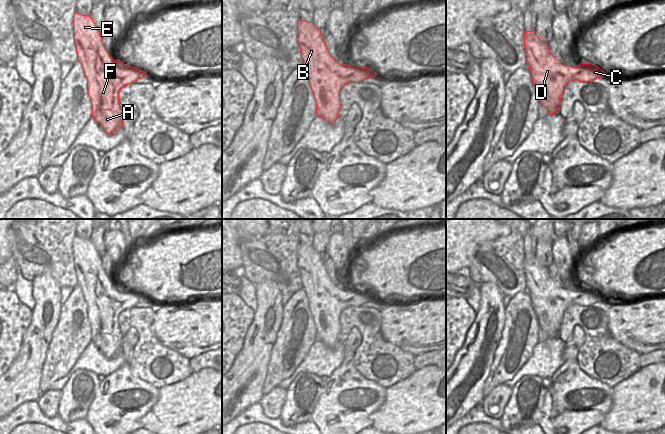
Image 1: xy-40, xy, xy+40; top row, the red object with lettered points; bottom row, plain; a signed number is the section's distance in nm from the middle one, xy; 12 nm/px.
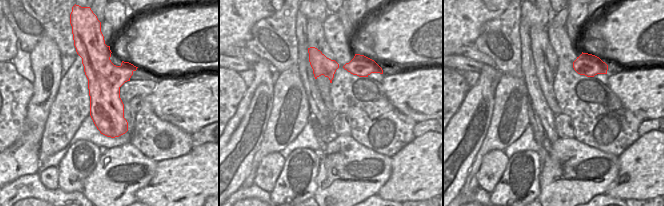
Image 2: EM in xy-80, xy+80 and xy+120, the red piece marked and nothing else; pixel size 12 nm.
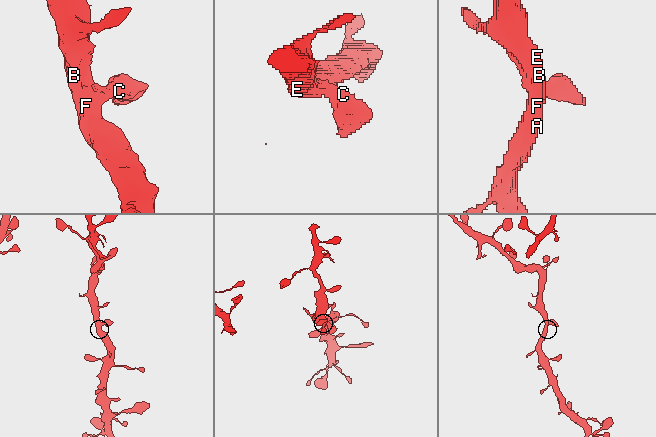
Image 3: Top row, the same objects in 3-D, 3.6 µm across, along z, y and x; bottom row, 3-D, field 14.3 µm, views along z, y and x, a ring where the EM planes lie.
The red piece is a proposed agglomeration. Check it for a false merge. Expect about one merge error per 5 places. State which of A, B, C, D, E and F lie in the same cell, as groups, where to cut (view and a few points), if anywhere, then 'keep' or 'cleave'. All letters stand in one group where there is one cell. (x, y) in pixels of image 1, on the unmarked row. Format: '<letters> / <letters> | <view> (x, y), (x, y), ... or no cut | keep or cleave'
A B C D E F | no cut | keep

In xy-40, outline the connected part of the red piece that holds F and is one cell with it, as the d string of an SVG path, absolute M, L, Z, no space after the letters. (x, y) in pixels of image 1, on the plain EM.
M76 235L72 248L77 285L87 303L92 342L110 359L123 350L124 336L120 332L119 315L147 297L123 288L119 283L113 284L104 271L102 256L90 239Z

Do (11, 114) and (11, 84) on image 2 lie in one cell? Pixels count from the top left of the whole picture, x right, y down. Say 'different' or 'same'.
same

